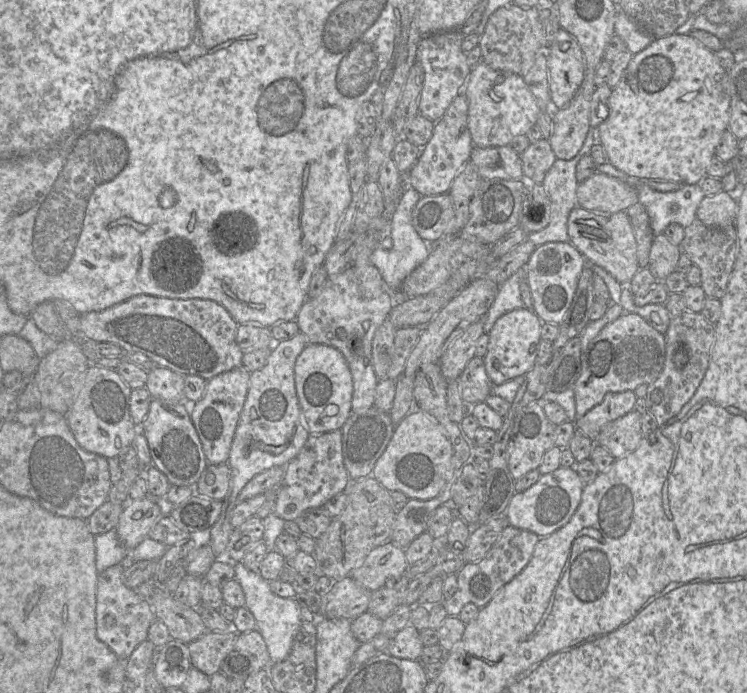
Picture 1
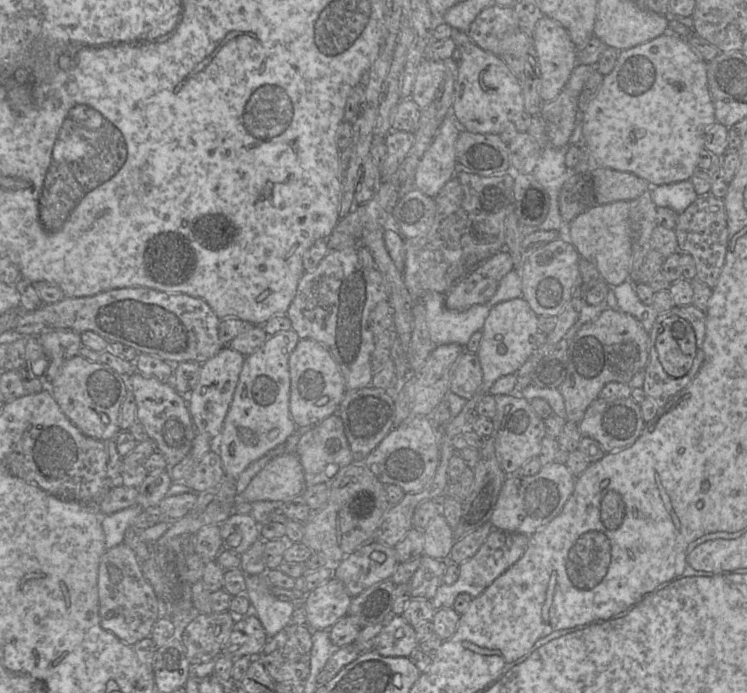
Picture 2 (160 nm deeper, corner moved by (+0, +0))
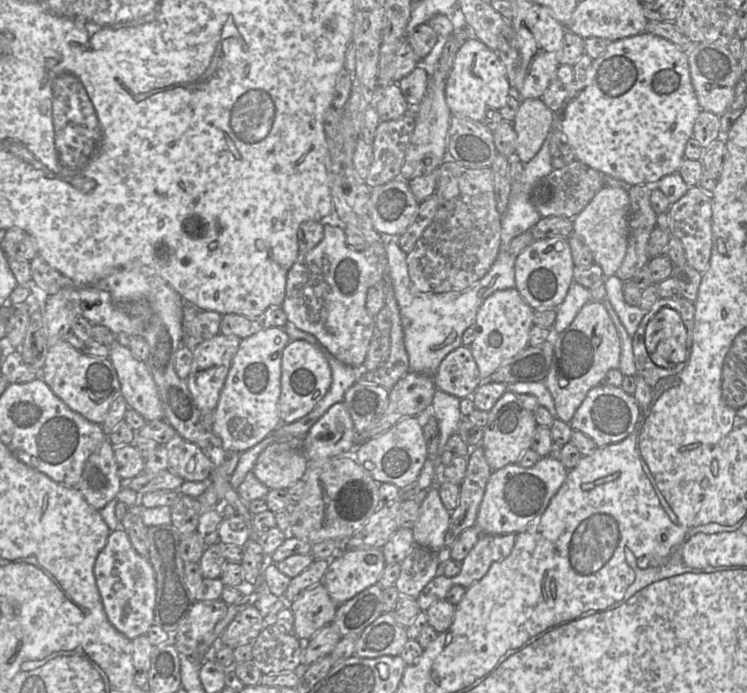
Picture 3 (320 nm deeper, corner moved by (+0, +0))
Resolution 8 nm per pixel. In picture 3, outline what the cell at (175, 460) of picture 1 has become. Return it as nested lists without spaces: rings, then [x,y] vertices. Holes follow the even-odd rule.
[[[118,338],[107,347],[108,358],[120,382],[120,393],[128,407],[137,411],[146,421],[164,420],[158,390],[146,364],[136,359]]]

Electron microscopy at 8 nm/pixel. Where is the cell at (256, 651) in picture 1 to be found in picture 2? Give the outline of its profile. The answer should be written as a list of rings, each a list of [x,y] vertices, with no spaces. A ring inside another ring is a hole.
[[[247,614],[234,622],[220,655],[233,662],[243,656],[257,657],[263,650],[267,639],[259,618],[255,614]]]

